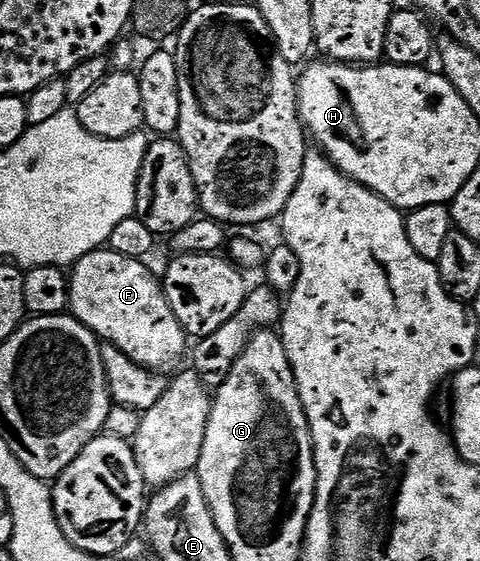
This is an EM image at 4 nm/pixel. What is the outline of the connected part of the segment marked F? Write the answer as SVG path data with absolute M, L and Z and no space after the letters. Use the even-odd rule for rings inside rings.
M107 247L96 249L71 266L68 307L71 316L77 317L101 342L118 347L141 369L168 375L183 359L190 341L167 302L161 278L144 265L147 264L141 258L118 255Z

